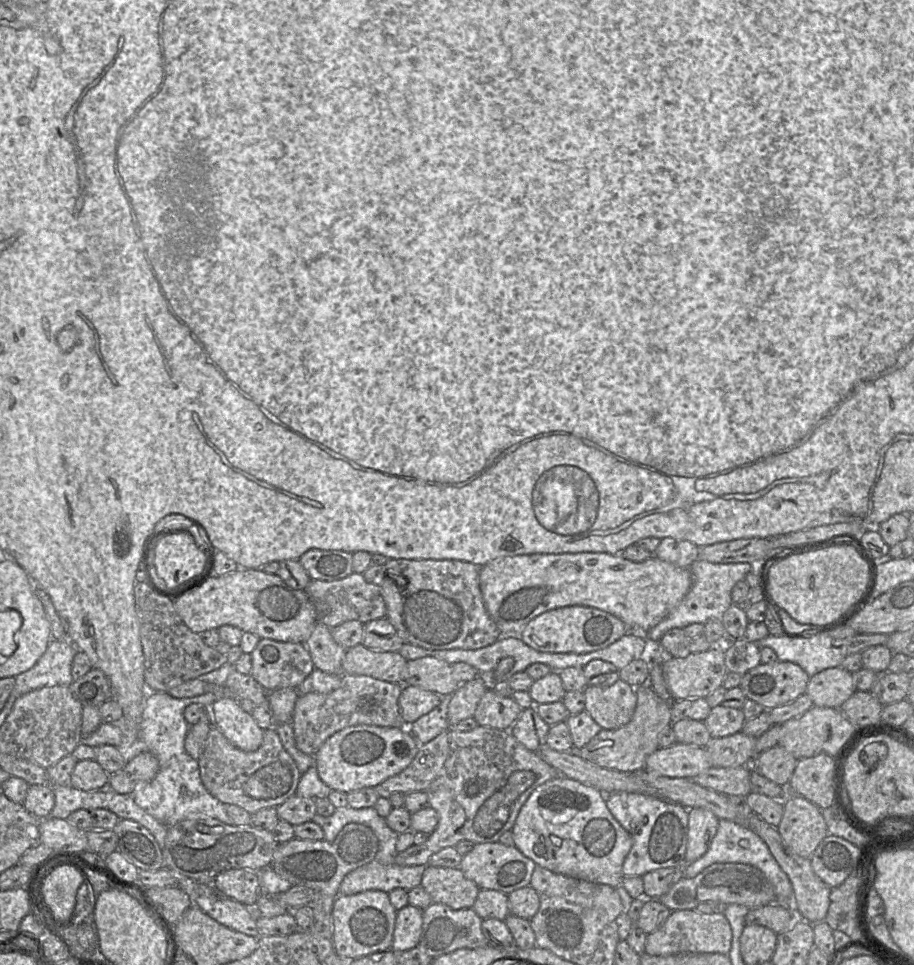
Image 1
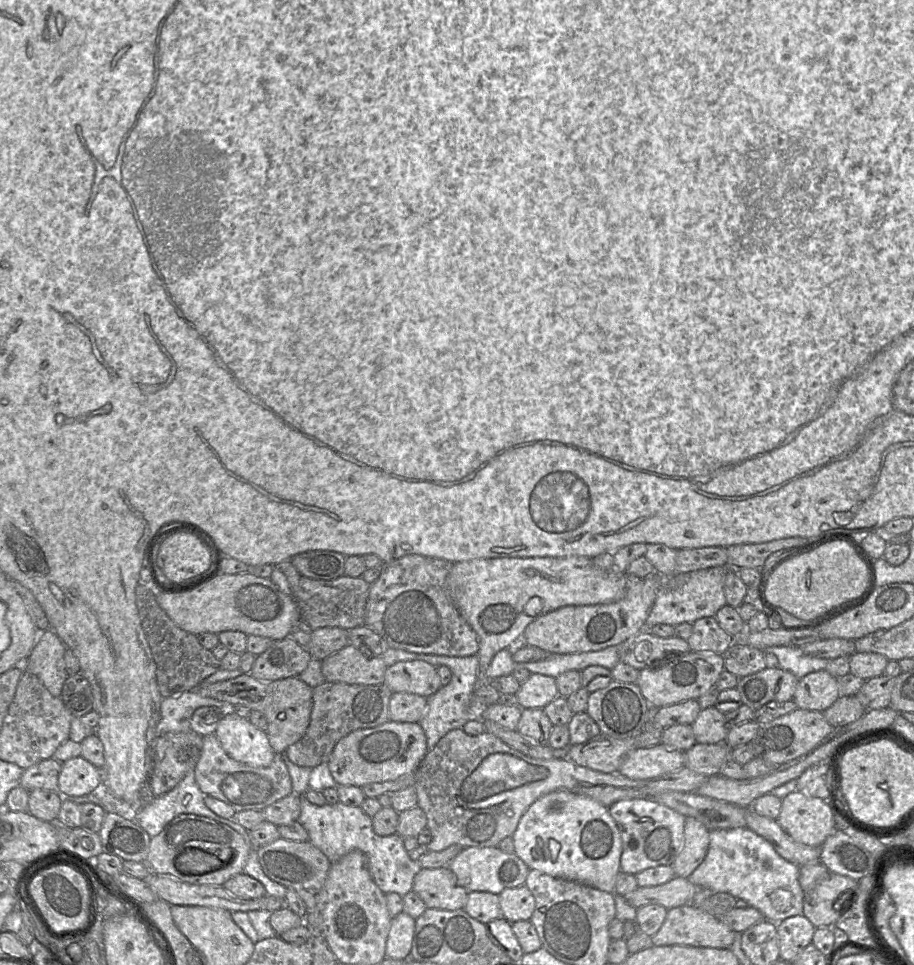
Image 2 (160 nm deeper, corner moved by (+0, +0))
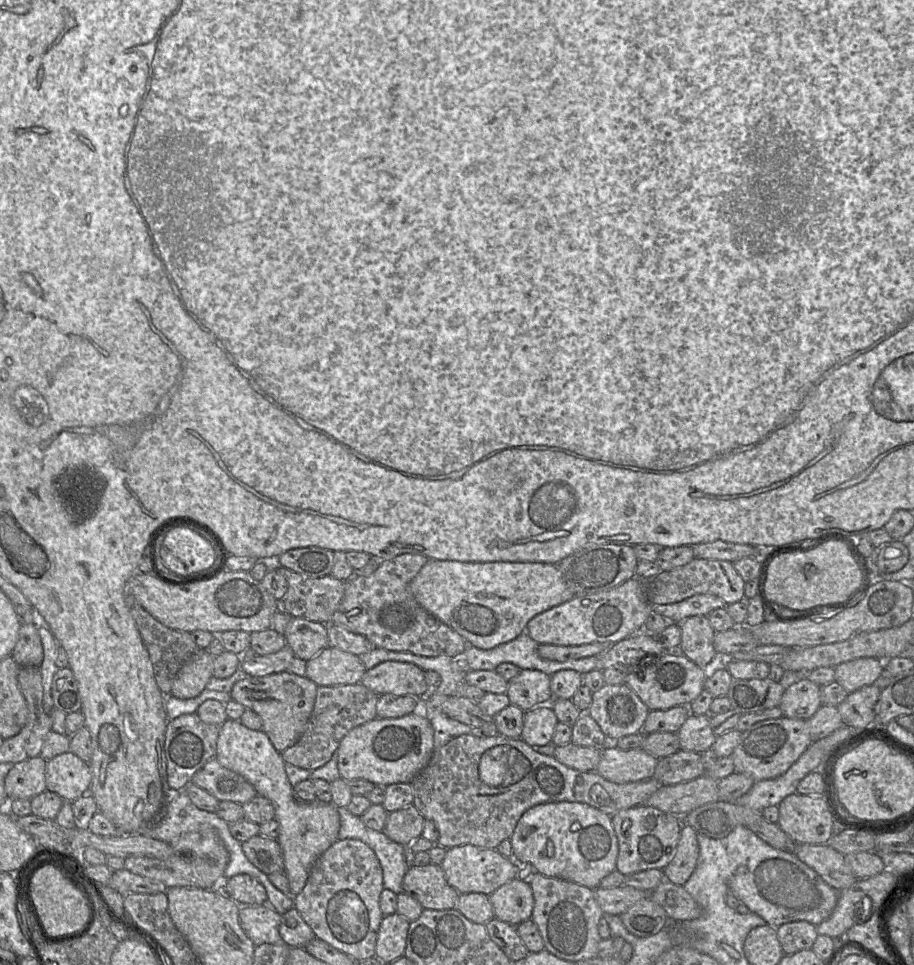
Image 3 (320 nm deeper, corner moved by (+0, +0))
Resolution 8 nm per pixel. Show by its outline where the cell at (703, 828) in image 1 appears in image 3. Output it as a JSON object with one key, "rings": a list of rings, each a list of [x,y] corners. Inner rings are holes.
{"rings":[[[684,823],[676,852],[663,870],[665,880],[683,886],[694,872],[699,857],[698,833]]]}

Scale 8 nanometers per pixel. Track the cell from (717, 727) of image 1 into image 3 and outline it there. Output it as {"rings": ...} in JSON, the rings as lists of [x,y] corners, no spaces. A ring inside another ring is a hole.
{"rings":[[[709,714],[688,716],[677,733],[682,750],[701,753],[713,748],[717,739]]]}

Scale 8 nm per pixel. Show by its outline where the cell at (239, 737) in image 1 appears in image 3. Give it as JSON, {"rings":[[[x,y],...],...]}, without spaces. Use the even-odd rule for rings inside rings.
{"rings":[[[228,718],[219,727],[215,757],[222,766],[243,776],[254,786],[259,796],[268,798],[273,804],[275,809],[274,819],[279,823],[279,835],[277,841],[282,849],[284,857],[284,873],[289,881],[290,895],[297,895],[304,888],[309,873],[317,858],[338,840],[340,829],[338,807],[331,802],[304,802],[298,799],[294,794],[294,787],[291,785],[286,774],[284,767],[285,761],[283,760],[281,753],[274,748],[269,737],[263,730],[252,730],[243,725],[240,720]]]}

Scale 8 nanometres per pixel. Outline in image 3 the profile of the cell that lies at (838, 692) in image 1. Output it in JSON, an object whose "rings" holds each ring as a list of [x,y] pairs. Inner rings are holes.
{"rings":[[[803,677],[785,689],[779,705],[783,716],[793,719],[810,719],[822,706],[820,689],[819,685],[807,677]]]}

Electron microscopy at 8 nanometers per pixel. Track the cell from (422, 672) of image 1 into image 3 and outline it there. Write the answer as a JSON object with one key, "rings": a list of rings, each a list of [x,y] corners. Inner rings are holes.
{"rings":[[[386,661],[366,670],[360,683],[380,695],[412,695],[425,698],[430,688],[425,671],[413,663]]]}

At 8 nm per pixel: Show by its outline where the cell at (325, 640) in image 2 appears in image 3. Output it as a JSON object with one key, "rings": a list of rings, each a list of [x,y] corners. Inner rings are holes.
{"rings":[[[292,617],[283,636],[294,655],[308,661],[328,647],[327,627],[321,622]]]}

